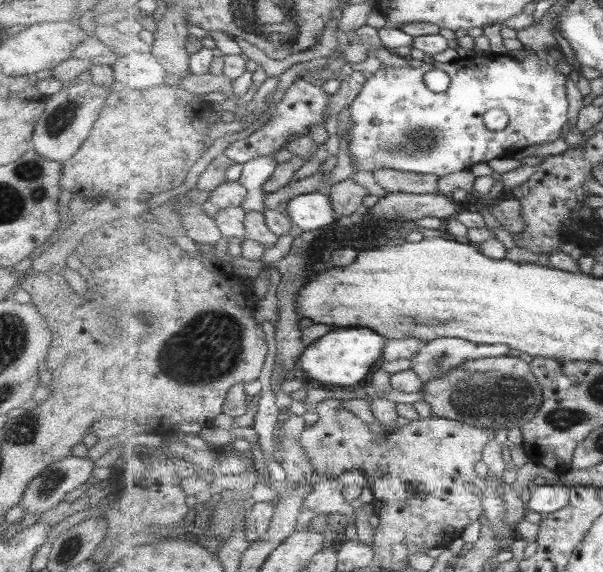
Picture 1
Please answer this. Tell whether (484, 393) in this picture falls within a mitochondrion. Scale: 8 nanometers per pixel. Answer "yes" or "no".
yes

